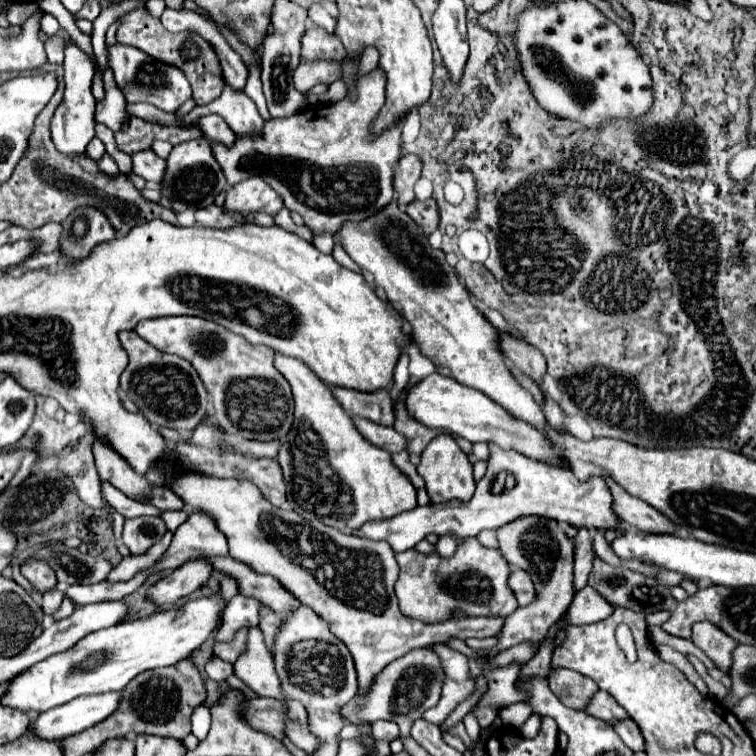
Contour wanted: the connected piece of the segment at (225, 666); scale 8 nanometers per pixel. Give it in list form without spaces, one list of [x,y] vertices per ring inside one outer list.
[[[211,658],[207,664],[205,664],[205,672],[211,680],[217,680],[217,682],[223,682],[227,676],[233,674],[233,666],[225,660],[219,660],[219,658]]]

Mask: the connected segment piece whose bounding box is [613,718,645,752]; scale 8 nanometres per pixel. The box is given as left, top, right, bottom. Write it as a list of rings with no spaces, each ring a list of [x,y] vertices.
[[[625,718],[625,720],[619,720],[613,724],[615,732],[619,734],[619,738],[633,750],[645,750],[645,740],[641,736],[641,730],[637,728],[637,724],[631,720],[631,718]]]

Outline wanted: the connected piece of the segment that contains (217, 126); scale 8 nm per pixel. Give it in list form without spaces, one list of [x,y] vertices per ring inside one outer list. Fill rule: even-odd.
[[[217,114],[201,116],[197,126],[201,128],[203,136],[209,136],[209,140],[221,140],[221,144],[231,144],[235,140],[235,132]]]

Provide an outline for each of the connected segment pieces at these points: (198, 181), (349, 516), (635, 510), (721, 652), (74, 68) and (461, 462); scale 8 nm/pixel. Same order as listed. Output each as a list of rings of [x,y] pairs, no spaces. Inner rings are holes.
[[[189,140],[173,146],[169,158],[167,158],[167,170],[161,180],[161,192],[163,198],[171,200],[173,212],[183,212],[189,208],[205,208],[211,206],[215,196],[223,192],[225,186],[225,176],[221,168],[217,168],[217,162],[213,160],[213,152],[209,148],[207,140]]]
[[[275,352],[275,368],[289,382],[295,396],[295,424],[289,438],[289,464],[285,464],[287,500],[307,520],[319,518],[325,526],[341,532],[355,532],[365,522],[393,518],[417,506],[417,490],[411,480],[393,466],[391,454],[375,448],[355,428],[351,416],[331,394],[331,388],[317,380],[317,374],[297,358]]]
[[[607,480],[611,486],[611,494],[615,498],[615,512],[617,516],[627,522],[629,526],[637,528],[645,534],[675,534],[677,526],[665,518],[661,512],[657,512],[653,506],[645,504],[643,500],[637,500],[629,492],[625,492],[619,484],[613,484],[613,480]]]
[[[701,621],[692,626],[691,642],[701,648],[713,662],[715,666],[729,674],[729,668],[733,664],[733,650],[739,646],[737,640],[733,640],[731,636],[727,636],[725,632],[721,632],[721,628],[717,628],[711,622]]]
[[[69,42],[69,48],[65,48],[63,68],[65,68],[65,96],[51,120],[51,138],[61,154],[83,154],[85,146],[95,136],[95,118],[93,118],[95,100],[93,94],[89,92],[89,84],[93,78],[93,62],[73,42]]]
[[[439,434],[429,442],[429,446],[421,454],[421,462],[417,466],[417,472],[423,476],[427,484],[427,494],[433,504],[449,502],[453,498],[469,500],[473,496],[475,480],[473,480],[473,464],[469,462],[467,454],[459,448],[455,438],[451,434]]]

